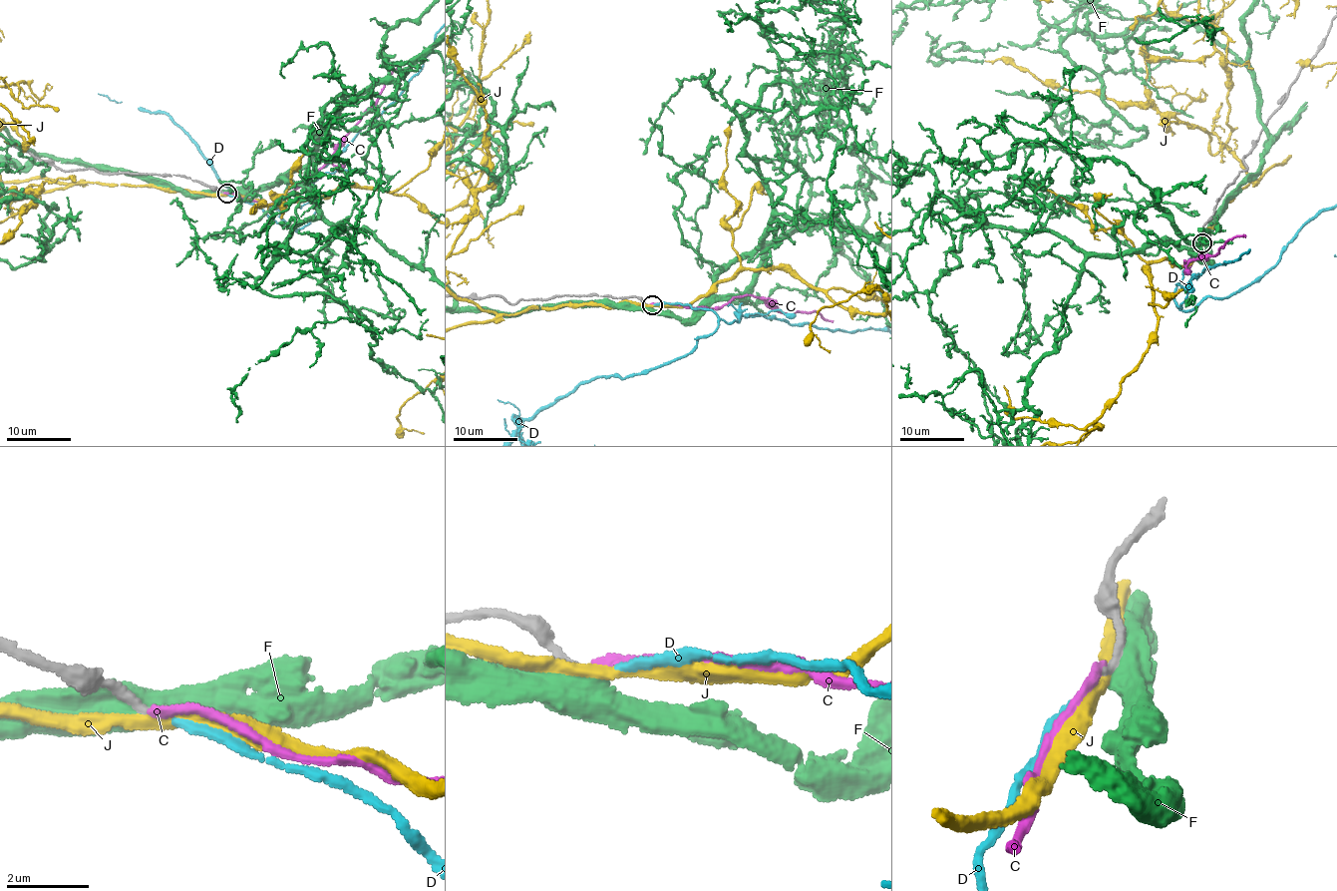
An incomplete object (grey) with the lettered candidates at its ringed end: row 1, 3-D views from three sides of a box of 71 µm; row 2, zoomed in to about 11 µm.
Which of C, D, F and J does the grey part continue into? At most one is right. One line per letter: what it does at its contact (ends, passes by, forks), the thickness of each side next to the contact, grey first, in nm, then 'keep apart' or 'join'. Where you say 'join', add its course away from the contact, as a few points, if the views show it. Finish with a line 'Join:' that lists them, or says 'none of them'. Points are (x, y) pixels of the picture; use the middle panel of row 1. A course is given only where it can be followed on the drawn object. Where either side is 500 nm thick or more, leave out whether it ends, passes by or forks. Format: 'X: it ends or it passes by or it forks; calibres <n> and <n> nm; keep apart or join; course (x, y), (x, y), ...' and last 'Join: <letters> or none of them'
C: it ends; calibres 200 and 190 nm; keep apart
D: it ends; calibres 170 and 180 nm; join
F: calibres 280 and 650 nm; keep apart
J: it passes by; calibres 220 and 280 nm; keep apart
Join: D

